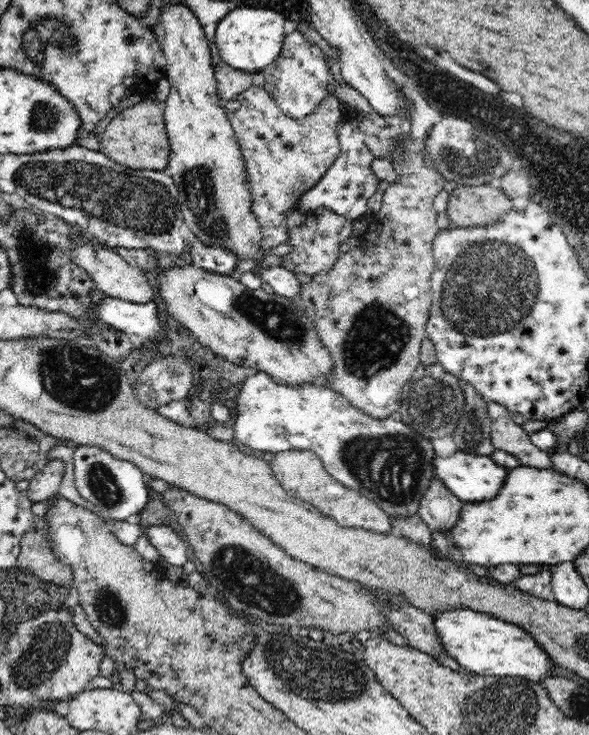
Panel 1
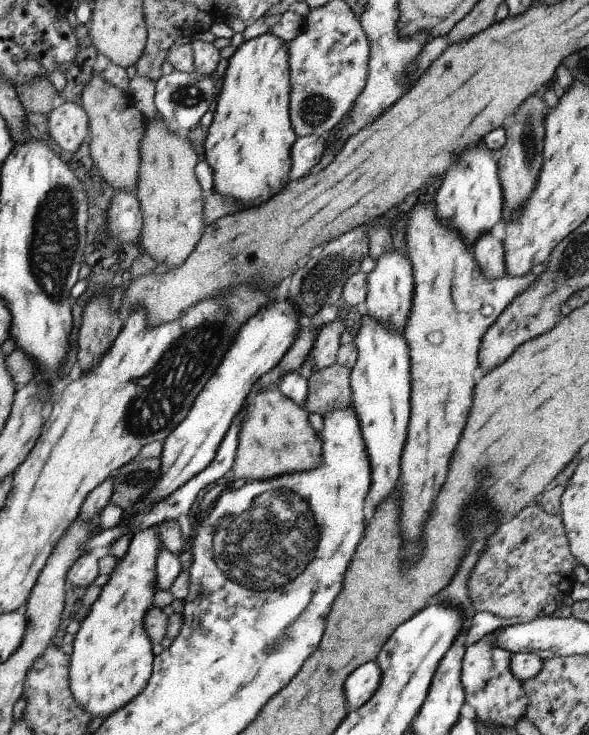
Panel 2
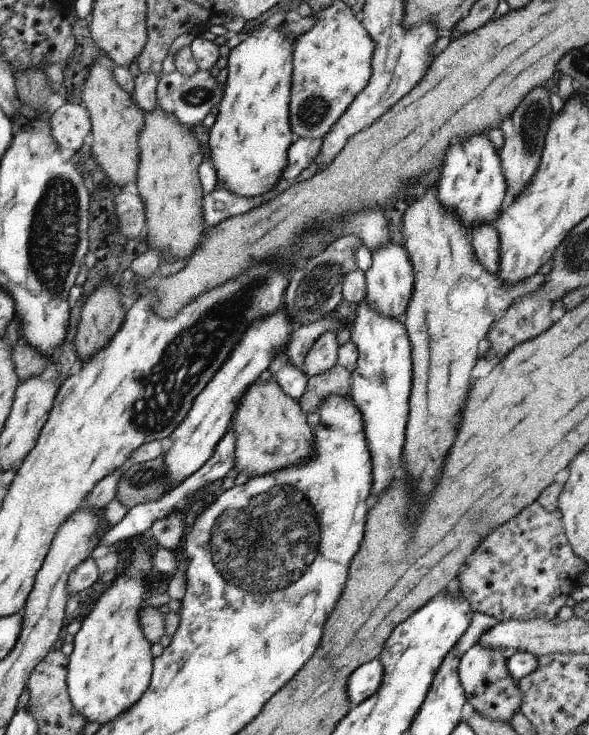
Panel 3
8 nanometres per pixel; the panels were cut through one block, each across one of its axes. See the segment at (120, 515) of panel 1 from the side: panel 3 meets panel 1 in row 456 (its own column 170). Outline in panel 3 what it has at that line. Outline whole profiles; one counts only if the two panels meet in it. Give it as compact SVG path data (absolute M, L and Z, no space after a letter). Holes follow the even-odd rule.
M198 70L189 77L178 71L162 74L157 86L157 106L161 107L165 114L174 115L186 129L198 126L206 115L219 105L223 86L223 78L212 78L210 71Z

